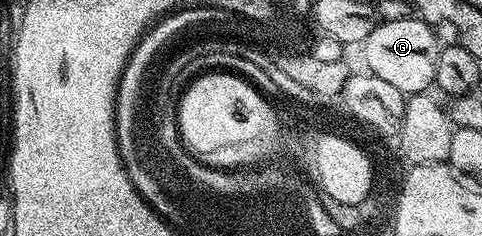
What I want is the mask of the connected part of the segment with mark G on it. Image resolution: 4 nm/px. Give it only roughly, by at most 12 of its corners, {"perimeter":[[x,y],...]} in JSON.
{"perimeter":[[389,19],[363,44],[366,68],[406,96],[434,86],[436,30]]}

